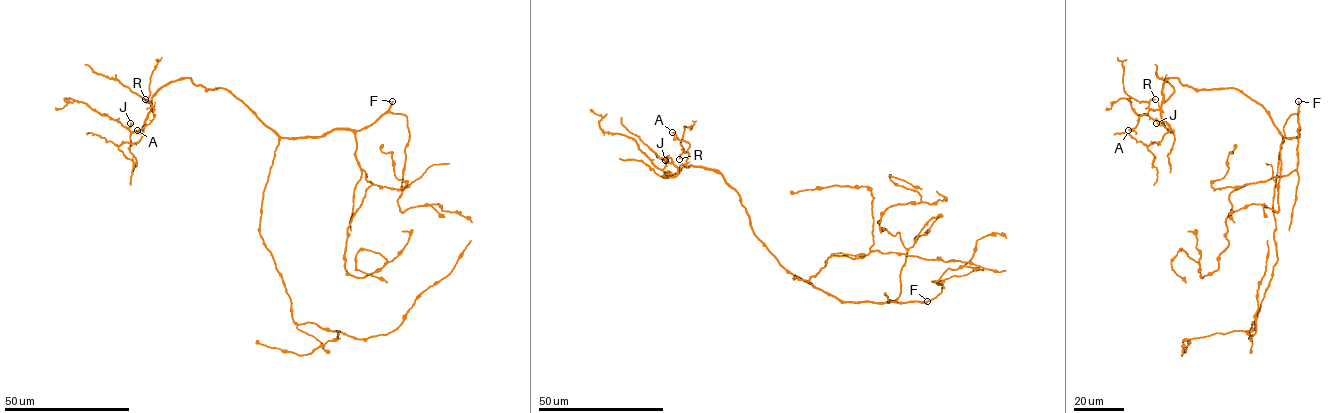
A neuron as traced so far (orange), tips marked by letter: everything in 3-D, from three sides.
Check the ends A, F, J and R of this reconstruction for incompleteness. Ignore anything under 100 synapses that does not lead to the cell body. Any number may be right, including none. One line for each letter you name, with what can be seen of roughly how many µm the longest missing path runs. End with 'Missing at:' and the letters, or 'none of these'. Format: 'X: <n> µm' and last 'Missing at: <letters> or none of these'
F: 140 µm
Missing at: F

